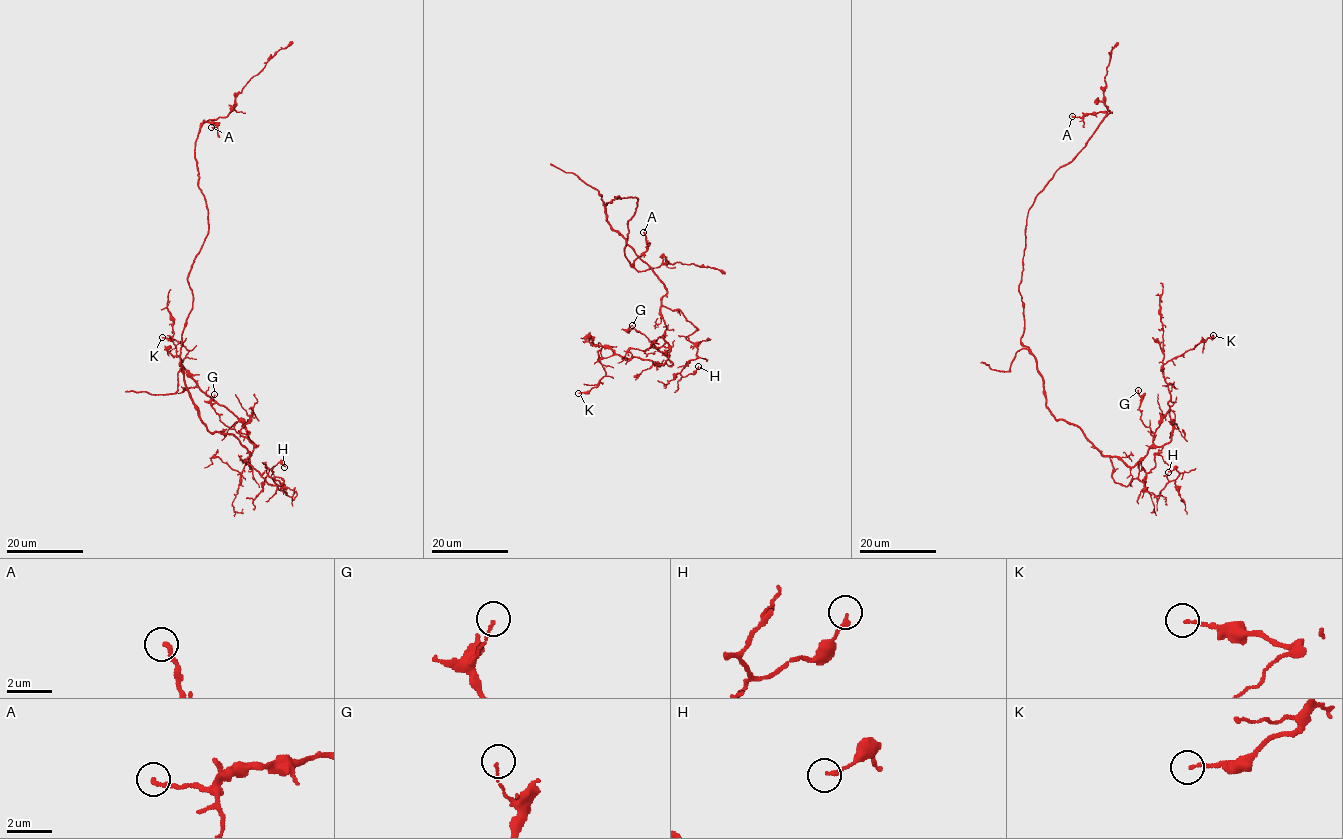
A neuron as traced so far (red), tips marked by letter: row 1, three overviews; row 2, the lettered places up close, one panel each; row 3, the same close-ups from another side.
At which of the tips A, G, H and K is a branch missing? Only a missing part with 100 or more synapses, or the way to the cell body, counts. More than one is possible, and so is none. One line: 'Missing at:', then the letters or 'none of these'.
Missing at: none of these

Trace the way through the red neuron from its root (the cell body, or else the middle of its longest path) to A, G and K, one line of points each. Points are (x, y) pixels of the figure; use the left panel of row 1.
A: (183, 372), (182, 334), (192, 308), (187, 277), (208, 233), (195, 140), (204, 121), (215, 123), (211, 127)
G: (183, 372), (201, 422), (239, 441), (251, 468), (253, 445), (220, 421), (214, 394)
K: (183, 372), (201, 422), (239, 441), (251, 468), (246, 427), (181, 365), (182, 343), (162, 337)

